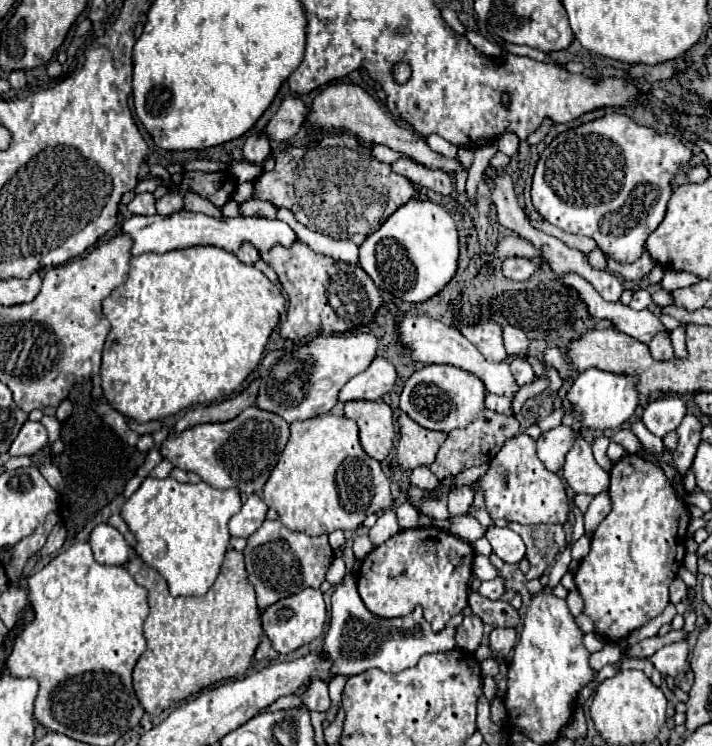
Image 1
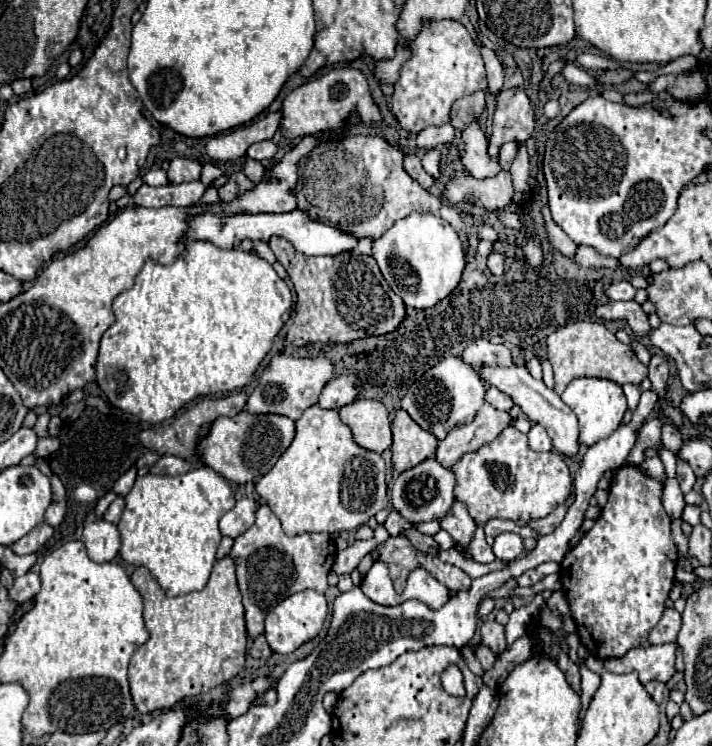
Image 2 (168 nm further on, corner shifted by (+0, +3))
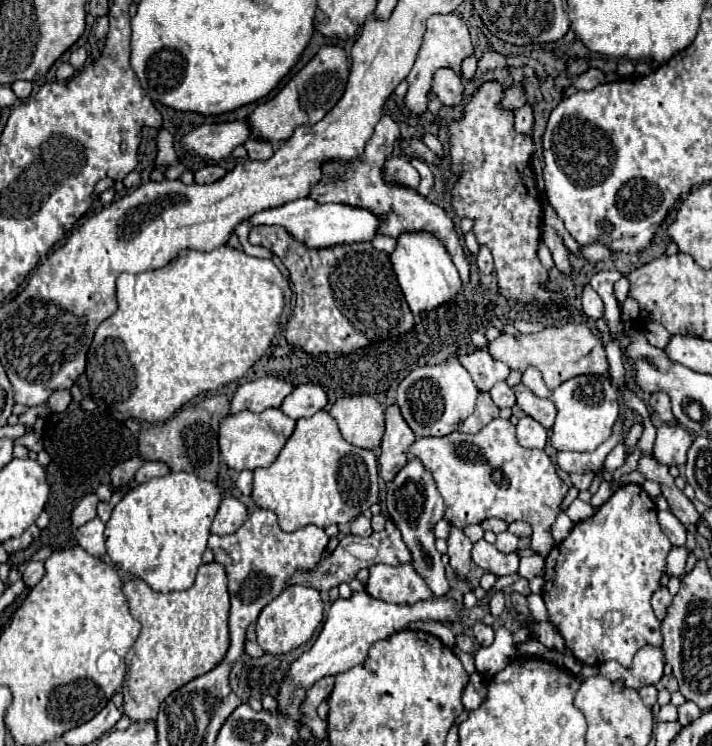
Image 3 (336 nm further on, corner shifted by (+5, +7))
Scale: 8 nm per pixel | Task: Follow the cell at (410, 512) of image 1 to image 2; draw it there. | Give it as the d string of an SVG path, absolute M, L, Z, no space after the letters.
M390 511L390 515L388 515L384 527L386 527L386 531L388 531L390 535L400 535L402 529L410 527L410 523L408 523L408 521L398 513L398 511Z

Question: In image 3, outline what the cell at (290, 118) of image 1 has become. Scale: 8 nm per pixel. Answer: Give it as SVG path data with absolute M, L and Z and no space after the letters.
M245 119L233 123L215 123L201 125L187 133L181 143L185 149L193 149L201 157L221 161L231 155L231 151L243 145L251 137L251 127Z

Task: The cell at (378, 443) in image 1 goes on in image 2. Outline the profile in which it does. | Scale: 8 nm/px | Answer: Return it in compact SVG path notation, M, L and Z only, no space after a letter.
M358 399L348 403L340 411L340 419L350 427L352 439L374 453L382 453L392 445L390 417L386 407L380 401Z

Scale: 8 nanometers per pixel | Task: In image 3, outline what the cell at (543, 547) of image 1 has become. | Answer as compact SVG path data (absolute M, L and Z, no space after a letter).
M571 473L571 483L573 483L575 489L579 489L579 491L587 491L589 485L591 485L591 479L593 479L593 477L595 477L593 473L589 473L589 475L577 475L577 473Z

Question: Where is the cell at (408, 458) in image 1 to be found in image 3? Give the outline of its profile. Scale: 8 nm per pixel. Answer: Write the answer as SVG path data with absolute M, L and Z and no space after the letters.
M391 405L385 411L385 437L381 443L381 455L379 455L379 467L381 467L381 477L385 481L391 481L399 469L405 467L409 461L409 447L415 443L415 433L409 429L405 423L401 411L397 405Z

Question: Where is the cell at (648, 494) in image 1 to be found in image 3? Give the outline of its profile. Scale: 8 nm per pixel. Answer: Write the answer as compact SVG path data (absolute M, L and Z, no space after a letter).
M627 483L619 487L607 503L601 505L597 515L577 523L569 537L549 551L543 575L543 601L547 605L551 623L559 629L575 659L585 665L601 665L615 659L623 667L629 667L641 647L659 647L663 643L661 623L653 615L651 597L661 587L659 581L665 575L665 559L671 547L673 545L659 529L655 501L645 493L641 485Z

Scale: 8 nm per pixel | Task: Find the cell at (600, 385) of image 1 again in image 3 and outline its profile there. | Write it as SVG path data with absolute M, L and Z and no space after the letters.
M579 375L561 383L553 391L557 405L557 419L553 425L551 445L559 451L593 451L611 433L615 419L619 417L617 391L611 387L609 377L603 375Z

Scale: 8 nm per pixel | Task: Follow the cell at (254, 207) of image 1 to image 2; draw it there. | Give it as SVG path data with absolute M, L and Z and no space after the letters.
M238 171L238 173L228 175L228 181L218 187L218 195L220 195L222 201L230 201L230 199L234 199L240 191L246 191L246 189L252 189L252 187L254 187L254 183L252 183L244 173Z

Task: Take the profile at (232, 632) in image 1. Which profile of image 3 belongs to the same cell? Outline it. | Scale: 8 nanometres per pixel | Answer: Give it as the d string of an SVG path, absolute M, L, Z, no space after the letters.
M207 563L199 567L195 585L187 591L171 591L171 593L155 593L145 581L133 579L123 585L123 593L129 601L131 615L143 625L139 639L129 649L125 663L127 663L127 689L123 687L123 711L131 721L155 721L161 703L179 687L201 677L215 669L227 649L229 649L229 591L227 591L227 573L225 567L219 563Z

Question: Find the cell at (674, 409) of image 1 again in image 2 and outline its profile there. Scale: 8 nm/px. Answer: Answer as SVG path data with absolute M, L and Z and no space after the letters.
M652 419L652 421L646 421L638 433L638 439L636 439L636 445L632 447L630 455L626 457L624 465L630 463L630 465L636 465L636 455L638 453L644 453L646 449L658 449L660 445L660 427L662 427L662 421L660 419Z

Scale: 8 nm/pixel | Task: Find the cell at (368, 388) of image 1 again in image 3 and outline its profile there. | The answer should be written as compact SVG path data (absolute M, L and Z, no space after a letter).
M307 383L297 385L297 389L285 399L285 405L281 405L281 411L291 419L301 419L315 415L325 405L327 405L327 393L323 391L323 387Z

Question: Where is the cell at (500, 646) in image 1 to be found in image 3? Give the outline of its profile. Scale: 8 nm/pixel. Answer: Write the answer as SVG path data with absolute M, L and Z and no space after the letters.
M481 621L475 623L473 633L475 633L475 639L479 641L481 647L489 647L489 645L493 643L493 639L495 639L495 631L493 631L493 627L489 627L489 625L481 623Z

